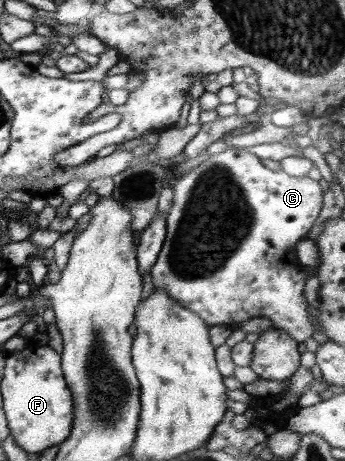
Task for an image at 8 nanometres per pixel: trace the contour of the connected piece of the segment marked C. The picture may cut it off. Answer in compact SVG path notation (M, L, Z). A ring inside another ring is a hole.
M229 148L217 155L212 155L209 160L185 172L185 175L179 179L173 180L174 196L172 206L166 217L166 238L163 242L163 250L159 253L155 265L151 267L149 272L156 289L162 289L179 305L196 313L210 327L213 325L226 325L233 328L235 325L253 317L267 317L267 319L273 321L273 328L280 328L299 344L312 337L314 329L311 314L308 312L307 300L304 296L307 273L294 253L297 243L306 237L309 230L314 227L315 219L319 217L324 192L321 190L319 182L306 174L291 177L283 170L274 171L267 168L261 160L244 148Z

